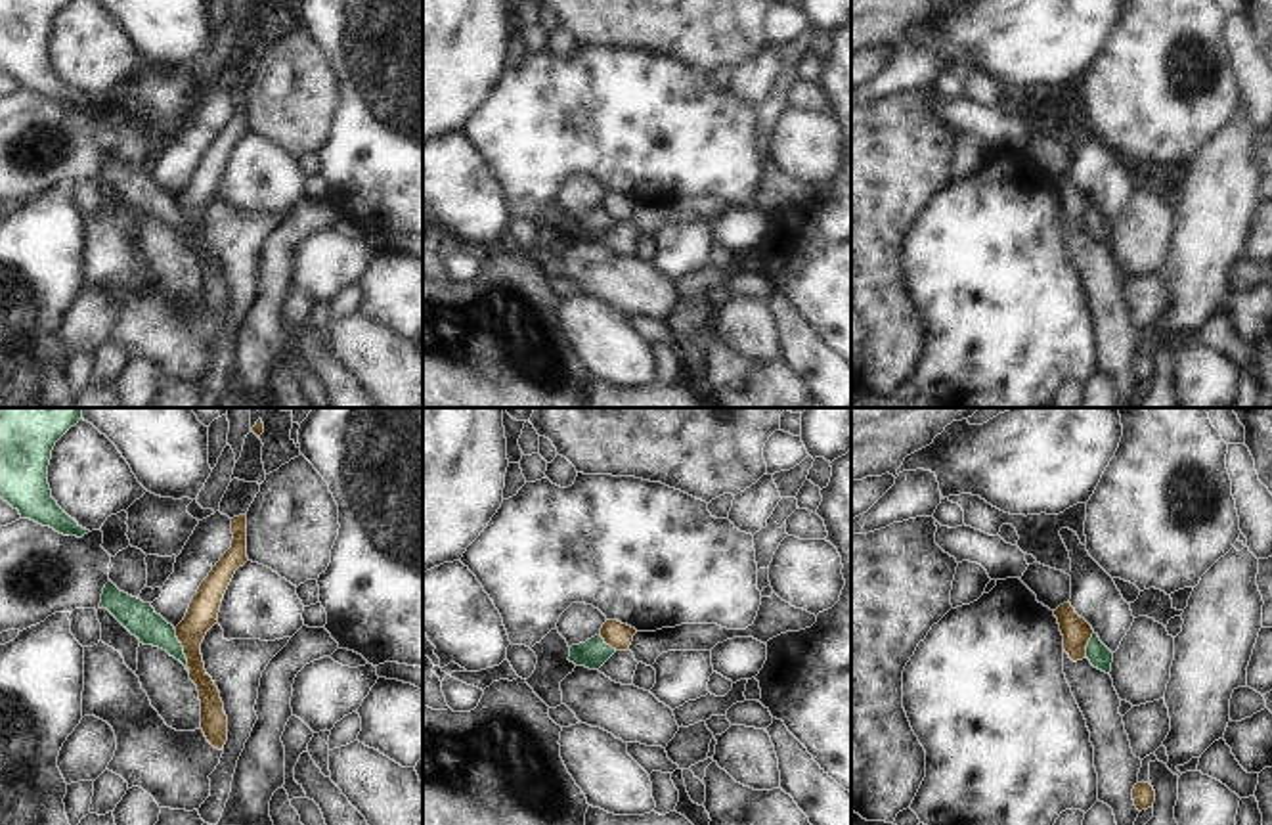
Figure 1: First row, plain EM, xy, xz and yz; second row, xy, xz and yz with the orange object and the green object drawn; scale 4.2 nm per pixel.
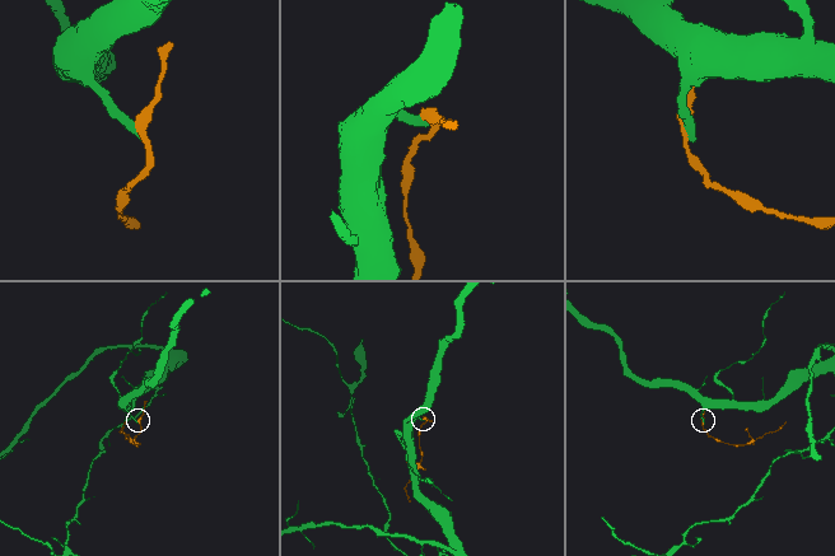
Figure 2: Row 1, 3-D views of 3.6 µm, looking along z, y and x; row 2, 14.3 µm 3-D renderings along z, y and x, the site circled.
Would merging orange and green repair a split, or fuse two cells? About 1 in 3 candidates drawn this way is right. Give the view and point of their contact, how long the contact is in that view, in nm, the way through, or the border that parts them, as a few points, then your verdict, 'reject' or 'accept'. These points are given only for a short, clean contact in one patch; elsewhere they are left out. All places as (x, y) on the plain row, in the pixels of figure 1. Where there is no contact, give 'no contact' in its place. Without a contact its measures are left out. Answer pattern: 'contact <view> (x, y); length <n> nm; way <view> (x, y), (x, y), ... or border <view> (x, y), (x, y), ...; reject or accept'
contact xy (184, 221); length 200 nm; border xy (173, 200), (190, 242); reject

